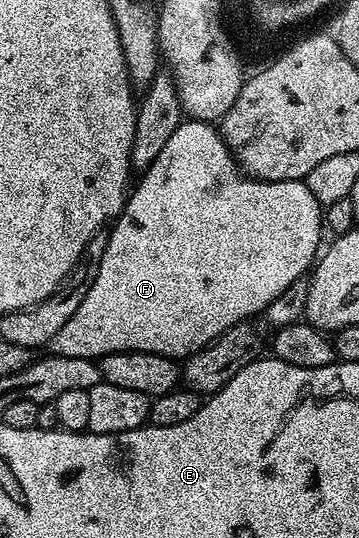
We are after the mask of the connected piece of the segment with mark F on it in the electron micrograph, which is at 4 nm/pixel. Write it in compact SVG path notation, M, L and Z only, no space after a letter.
M183 119L178 129L164 142L164 150L156 154L156 162L152 162L146 171L137 177L138 185L133 185L127 195L121 212L118 213L106 237L106 249L100 258L100 266L94 275L88 294L84 294L84 302L76 306L76 314L56 330L56 334L48 345L49 351L64 358L88 358L97 361L99 358L113 352L151 352L171 358L185 358L194 355L206 345L217 340L229 328L249 321L250 316L265 313L266 307L273 300L280 298L292 284L301 279L312 268L312 263L319 255L318 243L324 237L324 208L312 196L305 182L300 180L268 180L260 181L253 178L243 178L232 163L231 153L222 141L219 129L213 123L205 120Z

